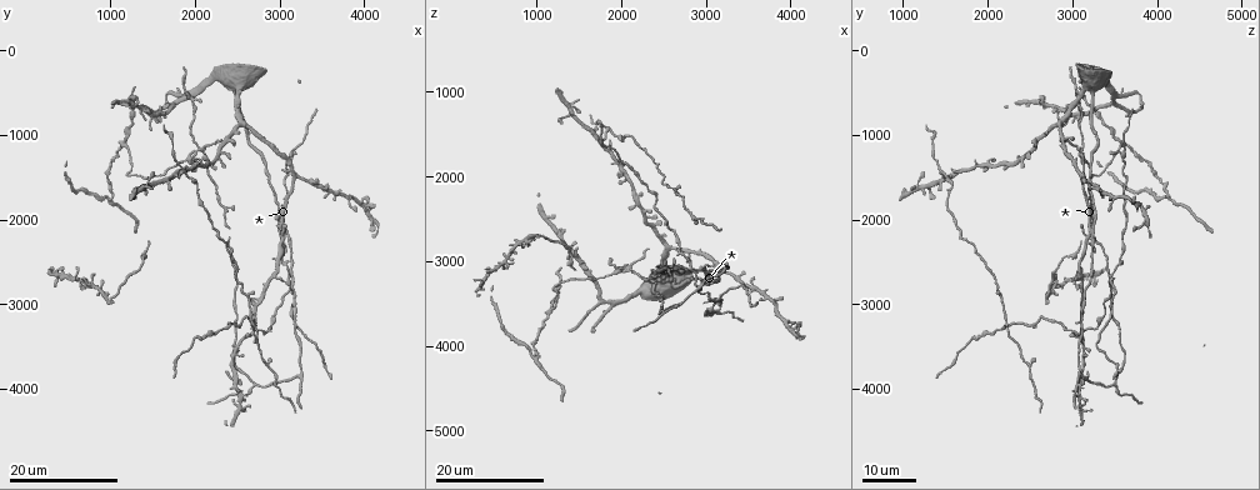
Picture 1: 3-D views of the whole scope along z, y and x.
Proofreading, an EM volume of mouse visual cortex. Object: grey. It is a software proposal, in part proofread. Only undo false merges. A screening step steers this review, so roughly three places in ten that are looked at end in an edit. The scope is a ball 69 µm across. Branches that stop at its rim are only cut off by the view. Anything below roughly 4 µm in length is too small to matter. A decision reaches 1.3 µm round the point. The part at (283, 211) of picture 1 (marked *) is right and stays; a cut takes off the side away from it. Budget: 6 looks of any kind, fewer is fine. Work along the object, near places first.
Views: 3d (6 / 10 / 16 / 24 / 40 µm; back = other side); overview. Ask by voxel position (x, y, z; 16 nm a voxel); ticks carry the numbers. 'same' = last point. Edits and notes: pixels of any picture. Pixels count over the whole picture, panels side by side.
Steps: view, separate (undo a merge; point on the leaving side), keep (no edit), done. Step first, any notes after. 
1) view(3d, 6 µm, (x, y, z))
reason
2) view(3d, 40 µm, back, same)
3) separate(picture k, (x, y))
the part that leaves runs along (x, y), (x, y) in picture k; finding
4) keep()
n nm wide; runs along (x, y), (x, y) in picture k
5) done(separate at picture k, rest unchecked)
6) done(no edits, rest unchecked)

view(3d, 16 µm, (3200, 1450, 3100))
arms part here

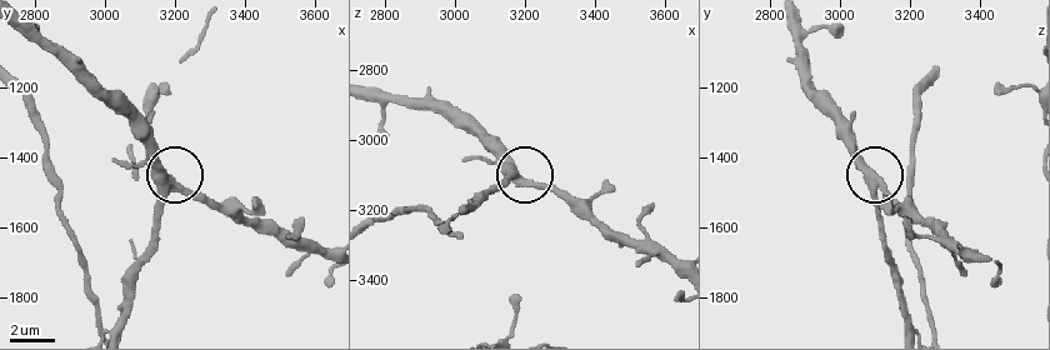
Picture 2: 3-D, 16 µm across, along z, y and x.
view(3d, 6 µm, (3190, 1470, 3110))
zoom in

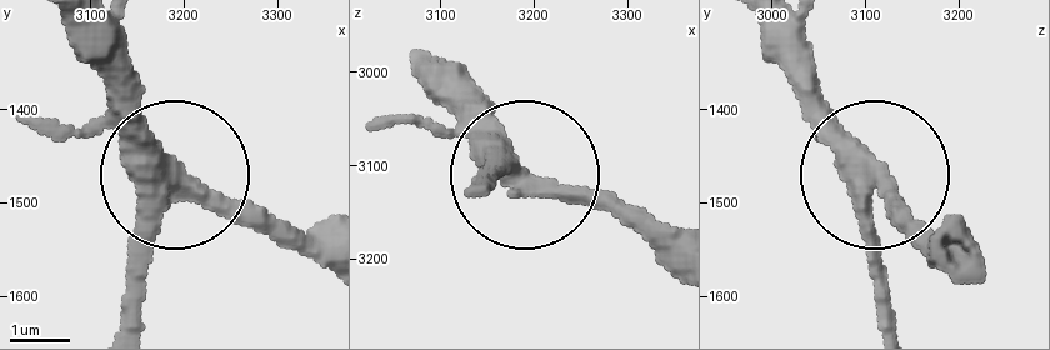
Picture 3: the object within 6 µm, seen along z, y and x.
keep()
runs along (886, 324), (873, 184), (951, 259) in picture 3; one neuron here

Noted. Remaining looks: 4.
view(3d, 24 µm, (2050, 1150, 3100))
four arms meet

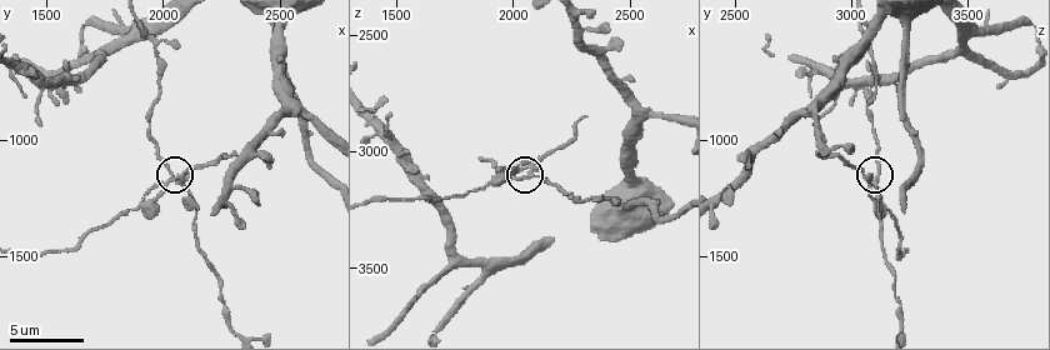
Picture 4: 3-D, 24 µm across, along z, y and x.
view(3d, 6 µm, (2040, 1160, 3120))

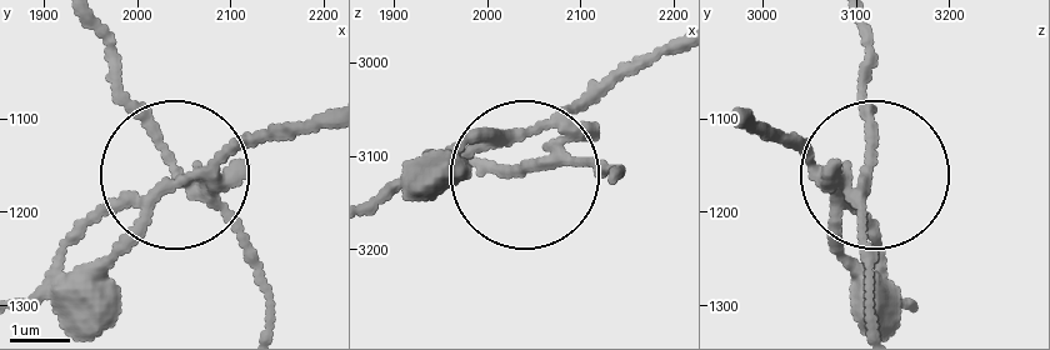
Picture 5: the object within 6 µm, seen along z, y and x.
separate(picture 5, (128, 229))
4 arms; the part that leaves runs along (559, 143), (519, 128), (370, 198) in picture 5; a second neuron is stuck on

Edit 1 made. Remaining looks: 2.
done(separate at picture 5, rest unchecked)

